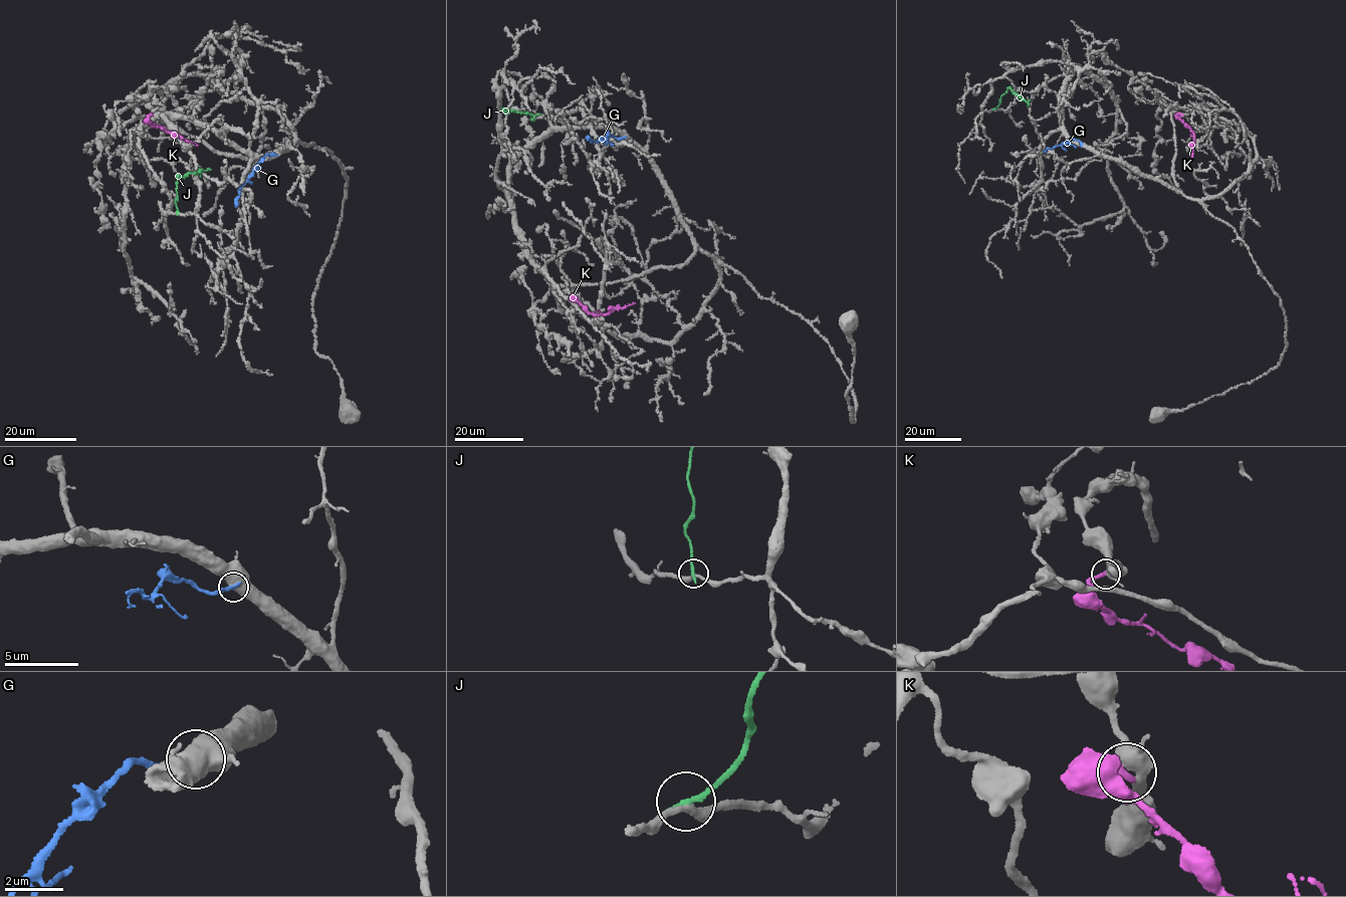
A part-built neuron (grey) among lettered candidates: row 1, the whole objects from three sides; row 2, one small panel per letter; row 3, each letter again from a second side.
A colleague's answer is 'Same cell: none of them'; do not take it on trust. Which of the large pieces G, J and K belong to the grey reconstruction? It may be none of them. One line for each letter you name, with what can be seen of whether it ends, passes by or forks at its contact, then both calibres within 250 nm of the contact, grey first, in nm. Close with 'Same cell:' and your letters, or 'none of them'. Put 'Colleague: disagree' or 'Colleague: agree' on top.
Colleague: disagree
K: it ends; calibres 460 and 280 nm
Same cell: K

